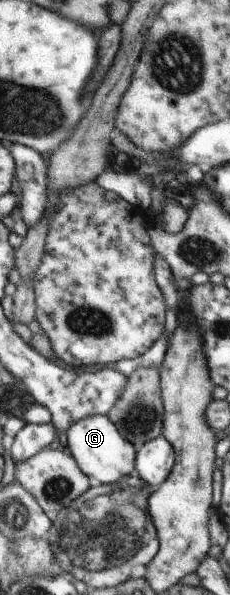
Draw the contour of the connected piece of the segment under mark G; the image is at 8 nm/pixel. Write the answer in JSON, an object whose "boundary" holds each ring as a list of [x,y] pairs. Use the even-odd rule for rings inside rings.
{"boundary":[[[107,416],[84,417],[66,431],[66,436],[71,455],[92,484],[120,483],[135,472],[136,447],[119,433]]]}

